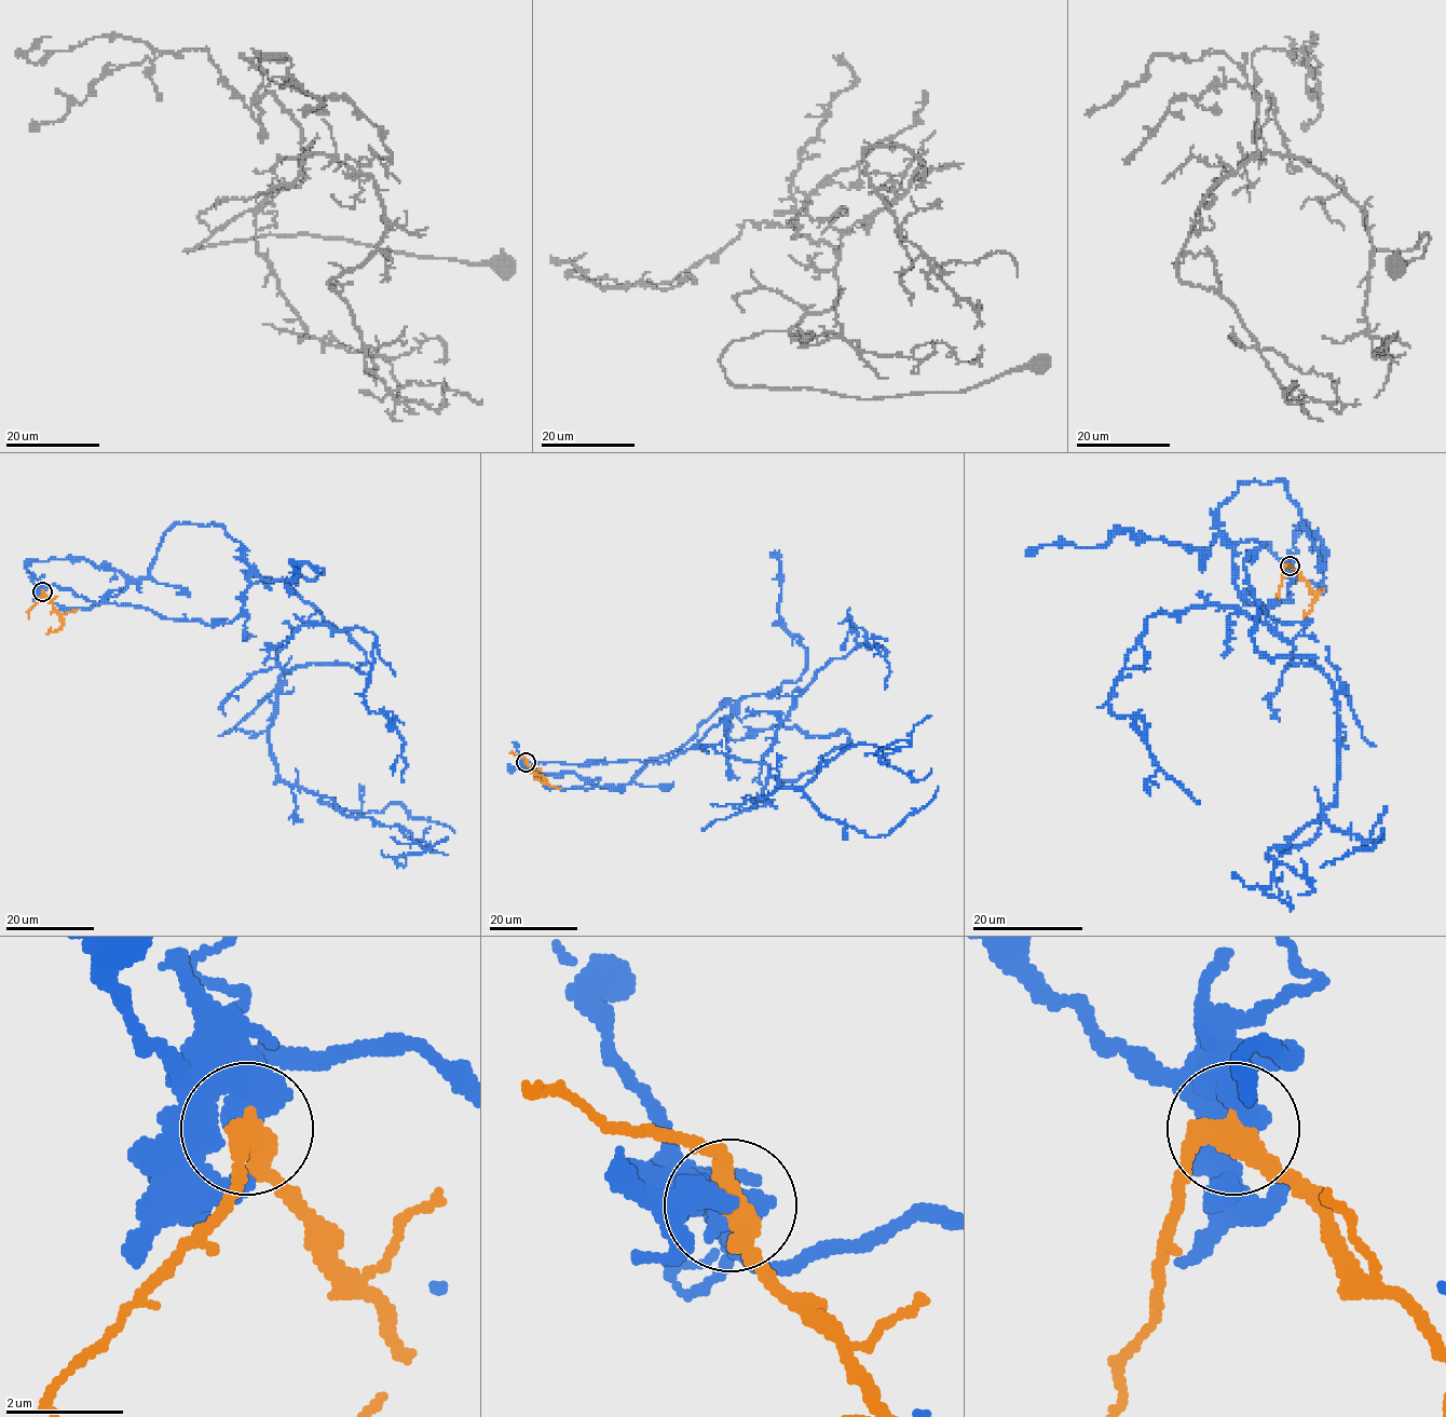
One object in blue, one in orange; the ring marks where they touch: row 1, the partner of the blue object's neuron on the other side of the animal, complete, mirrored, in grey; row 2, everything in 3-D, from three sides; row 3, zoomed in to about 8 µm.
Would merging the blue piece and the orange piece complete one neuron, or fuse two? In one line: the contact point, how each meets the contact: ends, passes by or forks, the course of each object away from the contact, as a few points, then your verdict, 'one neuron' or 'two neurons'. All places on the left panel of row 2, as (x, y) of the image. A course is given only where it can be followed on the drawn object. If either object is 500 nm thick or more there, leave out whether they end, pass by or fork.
place (42, 591); course blue (42, 591), (207, 625), (243, 571), (285, 582), (365, 654), (285, 670), (302, 625), (374, 636), (403, 782); course orange (42, 591), (59, 615), (63, 626), (45, 634); two neurons

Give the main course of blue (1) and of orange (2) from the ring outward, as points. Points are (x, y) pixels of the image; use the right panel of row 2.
1: (1290, 566), (1246, 604), (1235, 546), (1255, 644), (1310, 661), (1205, 603), (1150, 615), (1112, 691), (1197, 804)
2: (1290, 566), (1317, 596), (1305, 618)

